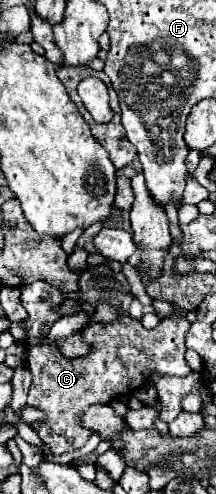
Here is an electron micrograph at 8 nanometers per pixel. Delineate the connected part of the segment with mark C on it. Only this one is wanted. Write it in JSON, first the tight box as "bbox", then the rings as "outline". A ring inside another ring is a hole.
{"bbox":[22,281,192,455],"outline":[[[36,281],[22,287],[22,305],[30,315],[26,319],[28,321],[26,367],[32,373],[28,403],[32,403],[32,407],[46,411],[48,421],[34,427],[34,431],[56,455],[80,449],[92,435],[92,431],[80,425],[80,417],[86,407],[94,403],[108,403],[116,397],[136,391],[152,377],[152,371],[176,377],[186,377],[192,371],[185,359],[185,337],[190,323],[182,315],[174,315],[174,319],[164,319],[158,327],[150,331],[144,329],[142,323],[132,317],[118,317],[112,323],[90,323],[84,327],[82,335],[88,343],[92,343],[92,351],[80,359],[62,359],[58,347],[40,337],[42,325],[52,325],[62,317],[58,311],[60,303],[62,303],[60,291],[46,281]],[[44,291],[50,293],[50,299],[42,299]]]}

